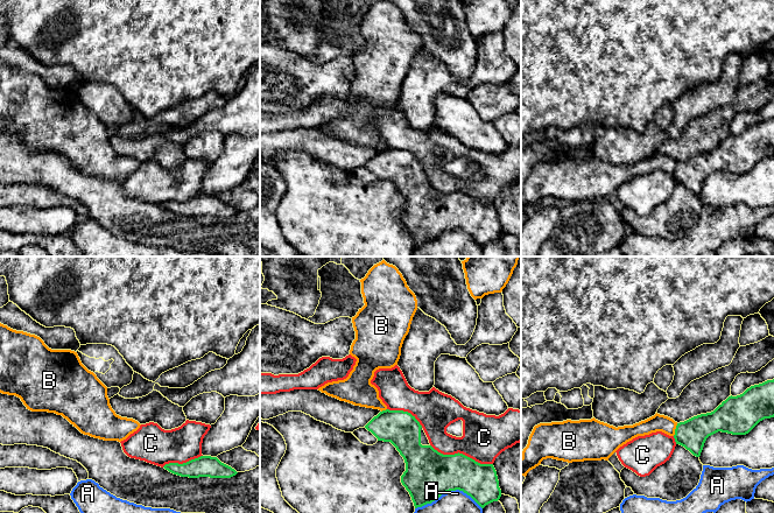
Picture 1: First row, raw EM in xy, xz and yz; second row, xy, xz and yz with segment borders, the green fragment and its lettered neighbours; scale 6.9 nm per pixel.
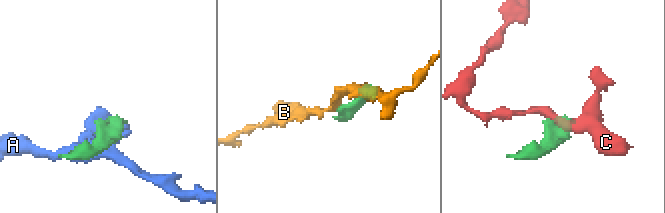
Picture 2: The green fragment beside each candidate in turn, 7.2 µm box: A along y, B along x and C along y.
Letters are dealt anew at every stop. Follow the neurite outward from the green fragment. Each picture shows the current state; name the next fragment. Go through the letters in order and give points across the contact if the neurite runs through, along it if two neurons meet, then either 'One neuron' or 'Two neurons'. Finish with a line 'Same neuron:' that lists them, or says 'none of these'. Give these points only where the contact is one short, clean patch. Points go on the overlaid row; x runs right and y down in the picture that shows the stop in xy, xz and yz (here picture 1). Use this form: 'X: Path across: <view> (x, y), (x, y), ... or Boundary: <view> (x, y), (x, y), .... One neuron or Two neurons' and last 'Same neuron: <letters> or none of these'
A: Two neurons
B: Boundary: yz (677, 423), (673, 435). Two neurons
C: Two neurons
Same neuron: none of these

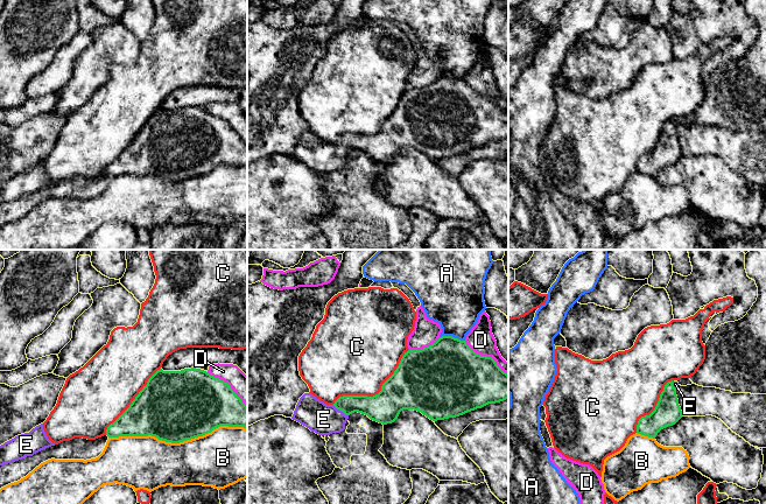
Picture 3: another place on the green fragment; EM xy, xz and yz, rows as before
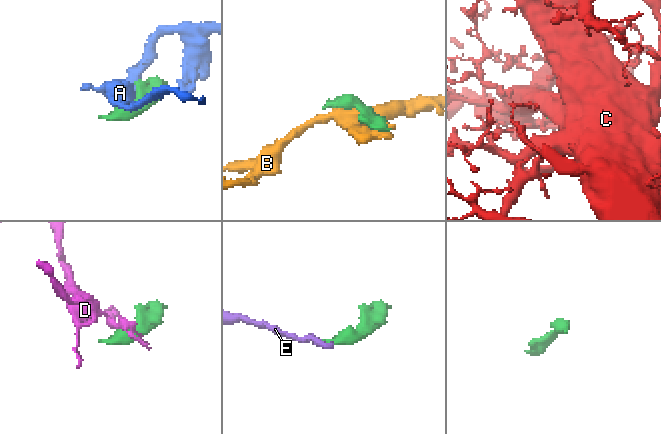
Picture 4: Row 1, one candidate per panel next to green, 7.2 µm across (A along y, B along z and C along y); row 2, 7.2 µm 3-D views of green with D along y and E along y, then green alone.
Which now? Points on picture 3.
A: Two neurons
B: Two neurons
C: Two neurons
D: Two neurons
E: One neuron
Same neuron: E

